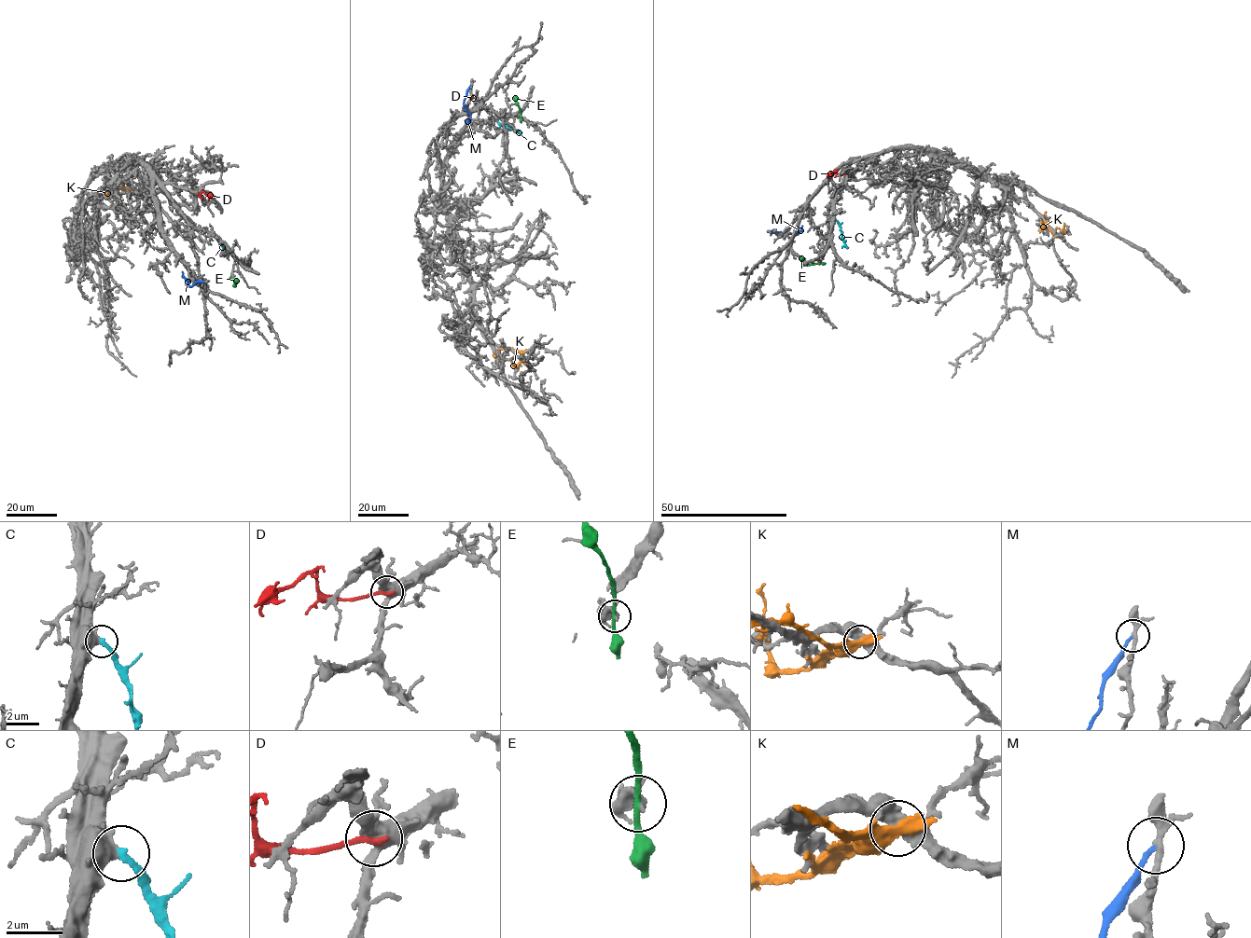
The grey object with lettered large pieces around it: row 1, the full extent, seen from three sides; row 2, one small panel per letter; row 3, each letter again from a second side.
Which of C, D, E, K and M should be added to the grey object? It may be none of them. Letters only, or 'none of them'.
C

